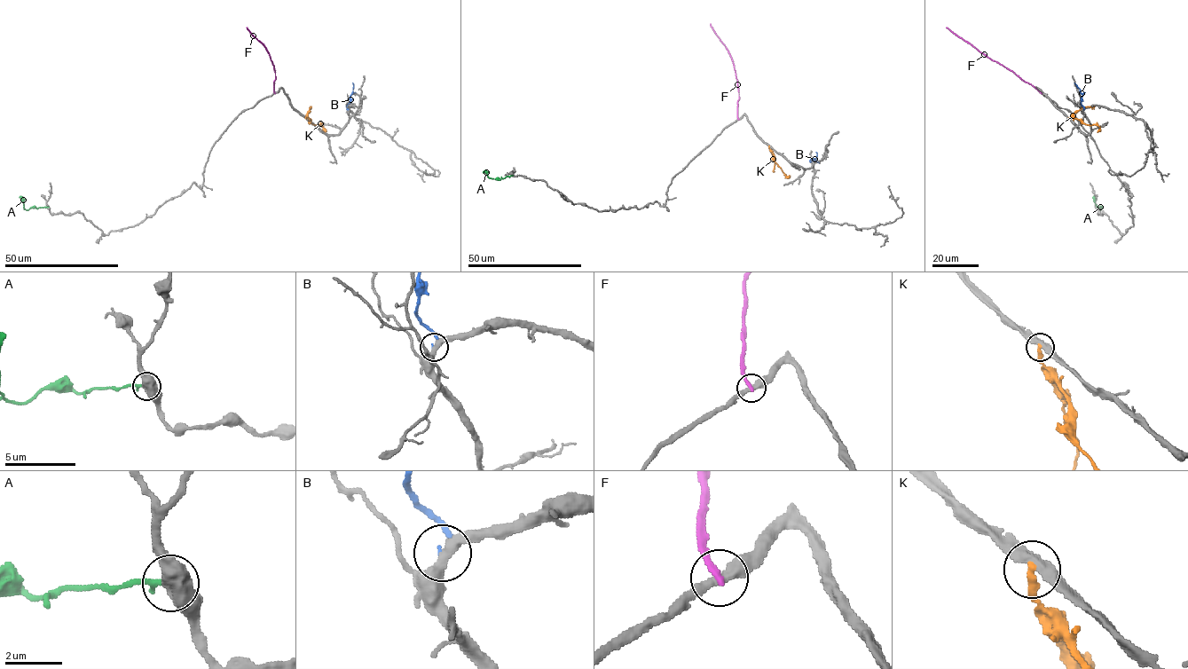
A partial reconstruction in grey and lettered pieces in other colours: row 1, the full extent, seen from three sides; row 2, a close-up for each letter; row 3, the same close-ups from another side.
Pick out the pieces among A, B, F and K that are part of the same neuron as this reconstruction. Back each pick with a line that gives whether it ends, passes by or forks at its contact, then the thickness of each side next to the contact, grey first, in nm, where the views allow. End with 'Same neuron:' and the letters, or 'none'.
Same neuron: none

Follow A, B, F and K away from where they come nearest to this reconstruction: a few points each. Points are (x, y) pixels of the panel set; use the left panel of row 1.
A: (47, 207), (26, 209), (20, 195)
B: (348, 109), (352, 92), (352, 82)
F: (275, 93), (275, 71), (270, 54), (247, 27)
K: (305, 118), (307, 117), (313, 124), (320, 124), (325, 132)

